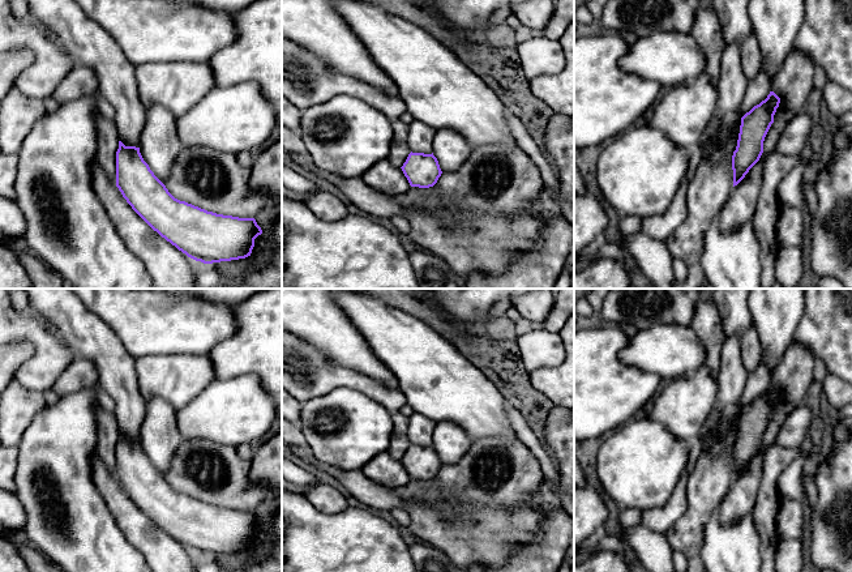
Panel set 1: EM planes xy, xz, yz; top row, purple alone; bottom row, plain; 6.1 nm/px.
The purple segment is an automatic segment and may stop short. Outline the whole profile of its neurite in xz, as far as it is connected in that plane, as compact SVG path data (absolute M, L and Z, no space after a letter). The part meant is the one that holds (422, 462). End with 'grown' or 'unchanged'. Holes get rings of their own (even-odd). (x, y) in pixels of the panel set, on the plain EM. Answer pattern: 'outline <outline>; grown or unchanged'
outline M410 445L401 460L411 479L433 479L442 464L437 451L432 447Z; unchanged

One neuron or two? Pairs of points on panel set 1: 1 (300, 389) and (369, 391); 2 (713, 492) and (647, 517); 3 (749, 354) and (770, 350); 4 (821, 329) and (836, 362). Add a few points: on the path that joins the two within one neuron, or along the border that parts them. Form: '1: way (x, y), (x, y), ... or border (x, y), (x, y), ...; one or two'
1: way (317, 381), (352, 380); one
2: border (690, 473), (686, 481), (686, 511), (668, 528); two
3: border (753, 324), (760, 342), (761, 362); two
4: way (829, 337), (836, 345), (836, 354); one

